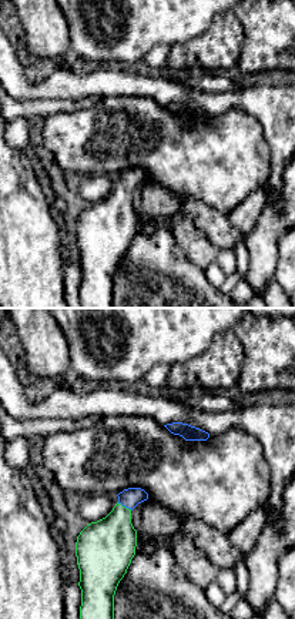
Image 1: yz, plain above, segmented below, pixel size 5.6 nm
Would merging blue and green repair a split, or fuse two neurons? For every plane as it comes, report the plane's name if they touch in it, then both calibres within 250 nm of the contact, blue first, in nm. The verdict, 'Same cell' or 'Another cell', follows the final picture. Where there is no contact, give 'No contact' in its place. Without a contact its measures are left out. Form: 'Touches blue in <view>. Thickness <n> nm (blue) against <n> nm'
Touches blue in yz. Thickness 110 nm (blue) against 300 nm

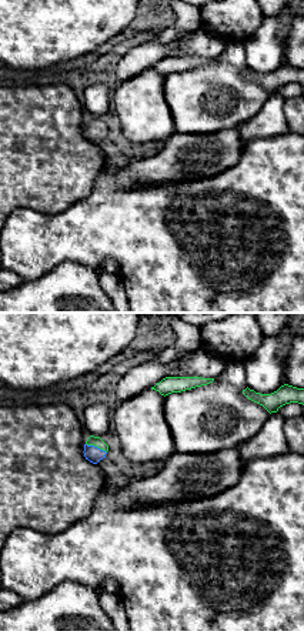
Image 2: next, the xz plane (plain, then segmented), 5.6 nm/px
Touches blue in xz. Thickness 90 nm (blue) against 60 nm

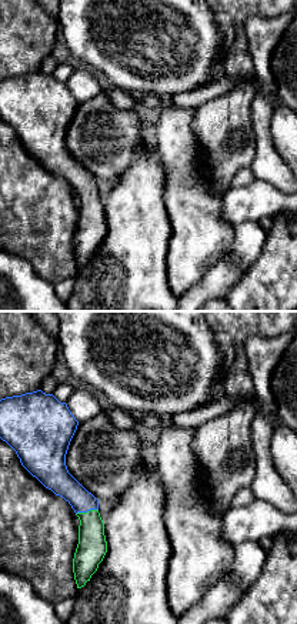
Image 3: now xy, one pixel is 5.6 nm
Touches blue in xy. Thickness 150 nm (blue) against 170 nm

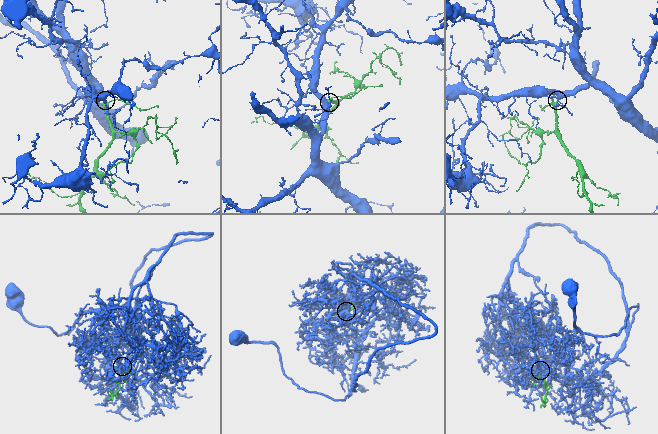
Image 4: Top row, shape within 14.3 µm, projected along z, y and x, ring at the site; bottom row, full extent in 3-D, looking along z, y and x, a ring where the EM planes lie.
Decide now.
Same cell

